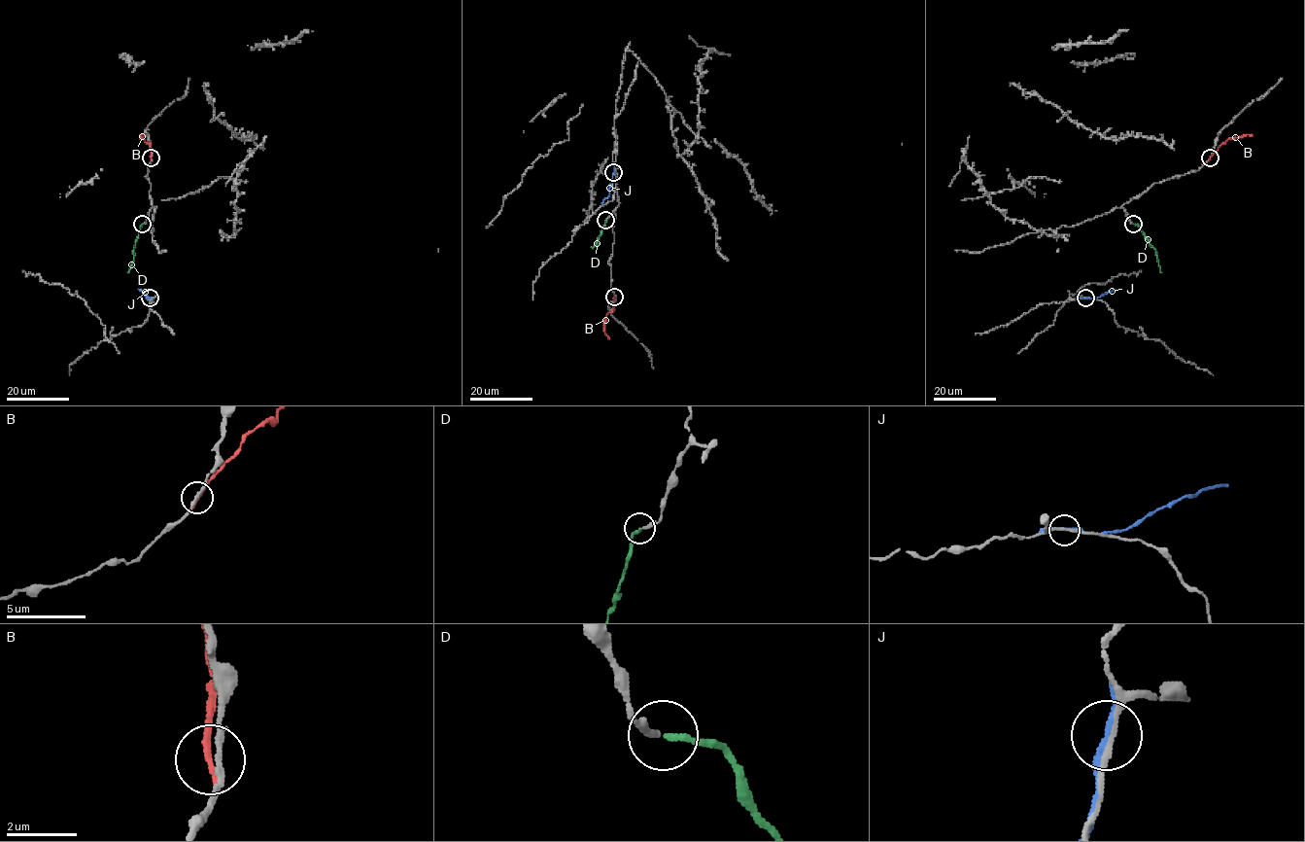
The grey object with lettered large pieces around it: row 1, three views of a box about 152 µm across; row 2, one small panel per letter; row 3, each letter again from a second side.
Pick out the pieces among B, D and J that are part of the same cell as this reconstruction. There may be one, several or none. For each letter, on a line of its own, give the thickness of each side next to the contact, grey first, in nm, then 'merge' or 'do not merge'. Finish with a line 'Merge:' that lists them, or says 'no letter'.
B: 150 nm thick on the grey side, 200 nm on the other; do not merge
D: 190 nm thick on the grey side, 160 nm on the other; merge
J: 160 nm thick on the grey side, 180 nm on the other; do not merge
Merge: D

